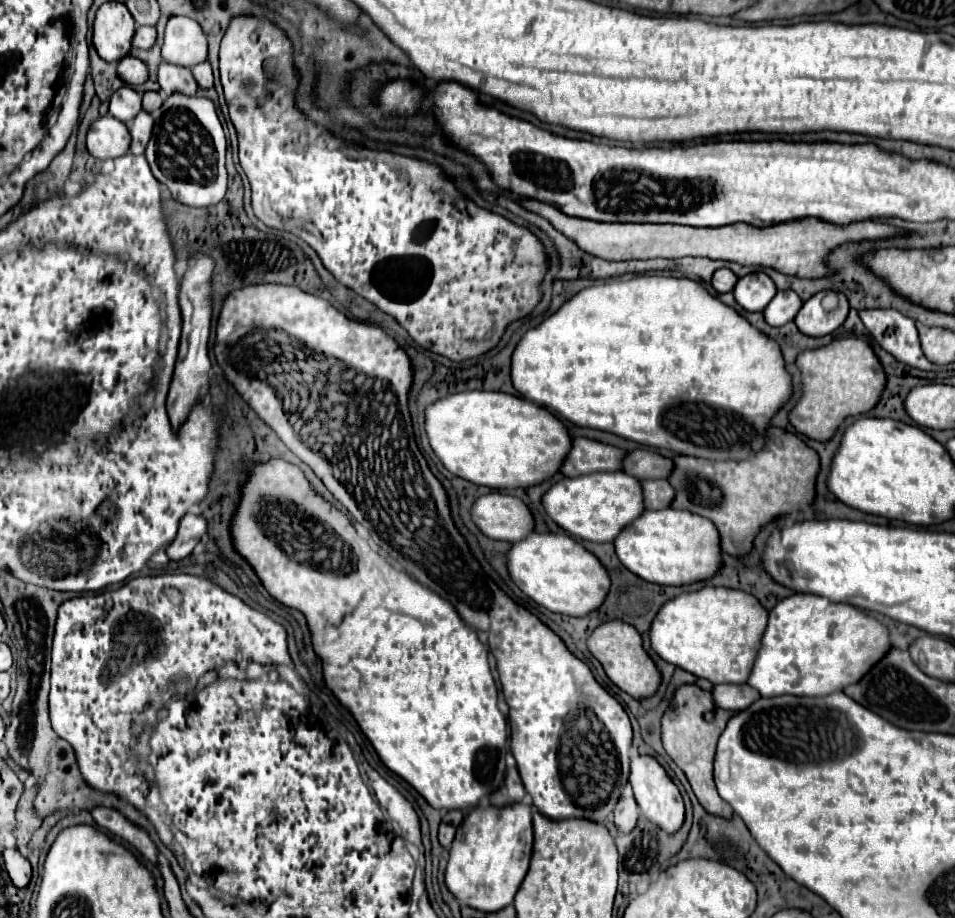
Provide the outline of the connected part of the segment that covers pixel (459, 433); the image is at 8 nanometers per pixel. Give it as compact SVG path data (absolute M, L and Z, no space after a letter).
M473 390L447 396L425 410L425 430L431 448L451 474L495 490L529 488L553 478L559 472L559 464L563 464L563 456L567 456L567 452L571 450L569 430L559 418L555 418L547 408L537 406L535 402L503 392Z

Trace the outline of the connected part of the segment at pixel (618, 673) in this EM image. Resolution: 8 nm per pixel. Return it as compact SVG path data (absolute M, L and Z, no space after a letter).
M611 620L611 622L601 624L589 638L589 650L603 664L603 668L605 668L607 676L613 680L613 684L617 684L623 692L627 692L635 700L649 698L657 692L657 688L661 684L661 672L655 666L655 662L651 660L651 656L645 652L643 638L629 624L625 624L621 620Z

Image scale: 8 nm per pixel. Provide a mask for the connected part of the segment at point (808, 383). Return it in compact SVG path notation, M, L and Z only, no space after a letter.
M859 338L833 340L823 348L805 350L797 356L797 366L803 376L803 398L789 414L789 420L801 434L819 442L831 440L847 416L873 410L887 384L885 370L873 348Z

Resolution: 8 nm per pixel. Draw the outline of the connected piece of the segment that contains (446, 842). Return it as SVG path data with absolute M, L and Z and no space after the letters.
M441 822L441 826L439 826L439 842L441 842L441 846L443 846L445 850L451 848L453 836L455 836L455 828L453 828L451 824L443 824L443 822Z

